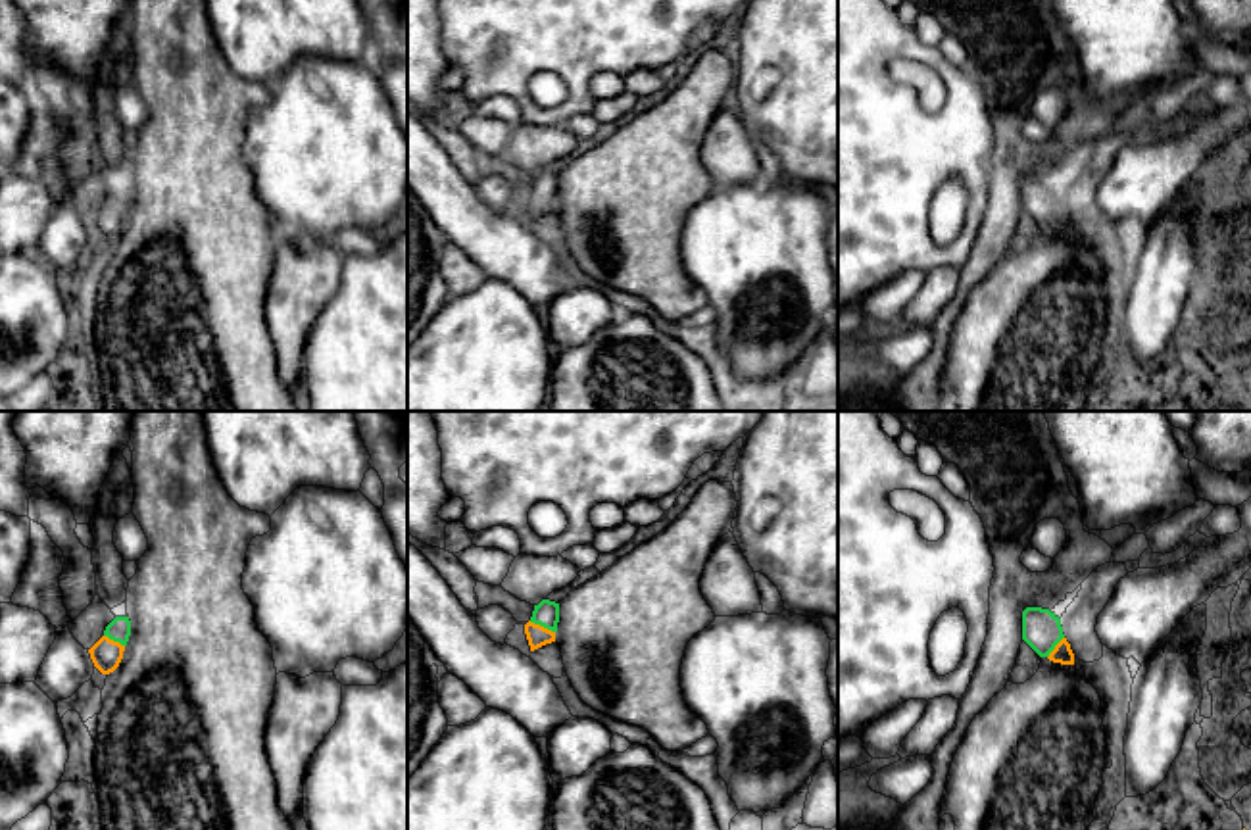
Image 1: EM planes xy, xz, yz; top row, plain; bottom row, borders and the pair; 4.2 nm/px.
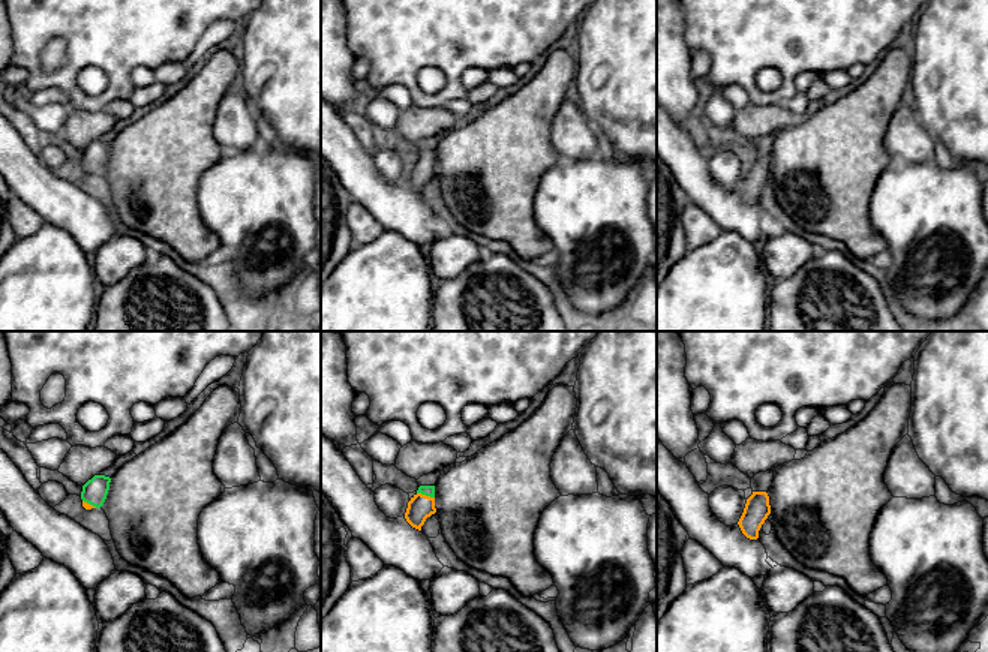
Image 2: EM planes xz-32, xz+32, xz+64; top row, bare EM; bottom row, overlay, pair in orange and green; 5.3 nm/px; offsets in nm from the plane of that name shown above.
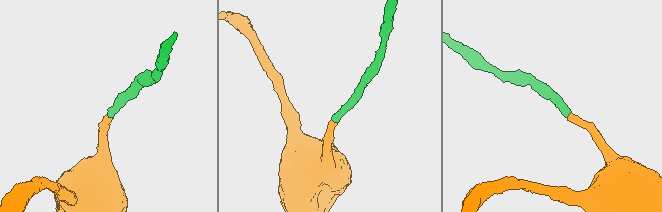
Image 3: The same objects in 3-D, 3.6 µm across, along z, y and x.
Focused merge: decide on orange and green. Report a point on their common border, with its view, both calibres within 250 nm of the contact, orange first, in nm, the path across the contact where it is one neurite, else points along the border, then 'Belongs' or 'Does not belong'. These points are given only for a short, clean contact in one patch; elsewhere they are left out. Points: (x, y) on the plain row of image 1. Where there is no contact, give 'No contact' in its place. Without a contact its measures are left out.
Touches orange at xz (542, 196). Thickness 90 nm (orange) against 110 nm. Path across: xz (537, 204), (542, 196), (546, 183). Belongs

